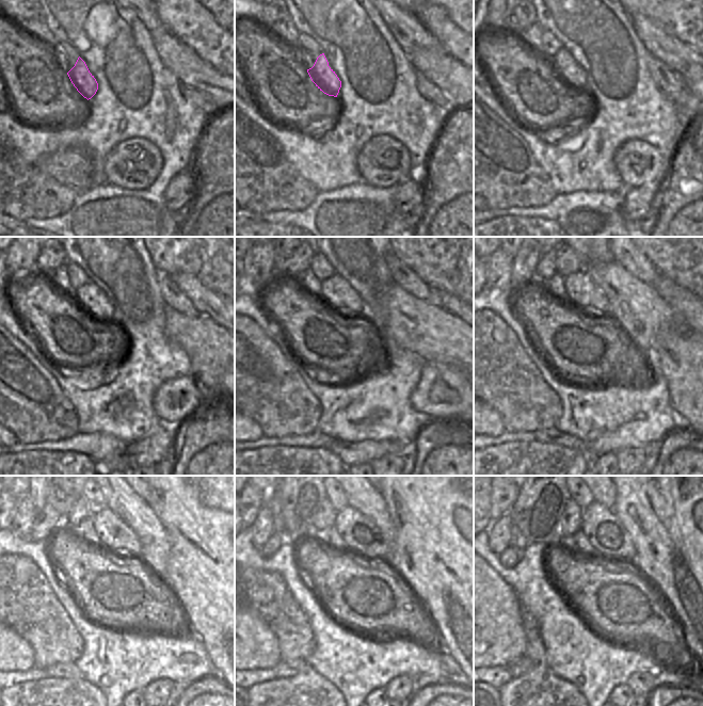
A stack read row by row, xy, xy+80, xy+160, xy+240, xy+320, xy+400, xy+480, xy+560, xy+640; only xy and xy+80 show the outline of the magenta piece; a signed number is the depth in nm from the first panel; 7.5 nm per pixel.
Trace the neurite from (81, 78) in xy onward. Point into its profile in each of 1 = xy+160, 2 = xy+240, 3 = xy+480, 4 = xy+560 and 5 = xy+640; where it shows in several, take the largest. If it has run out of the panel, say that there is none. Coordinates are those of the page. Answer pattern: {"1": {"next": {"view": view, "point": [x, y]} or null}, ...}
{"1": {"next": {"view": "xy+160", "point": [564, 65]}}, "2": {"next": {"view": "xy+240", "point": [90, 297]}}, "3": {"next": {"view": "xy+480", "point": [117, 536]}}, "4": {"next": {"view": "xy+560", "point": [361, 534]}}, "5": {"next": {"view": "xy+640", "point": [604, 530]}}}

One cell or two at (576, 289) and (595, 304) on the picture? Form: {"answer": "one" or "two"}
{"answer": "one"}

